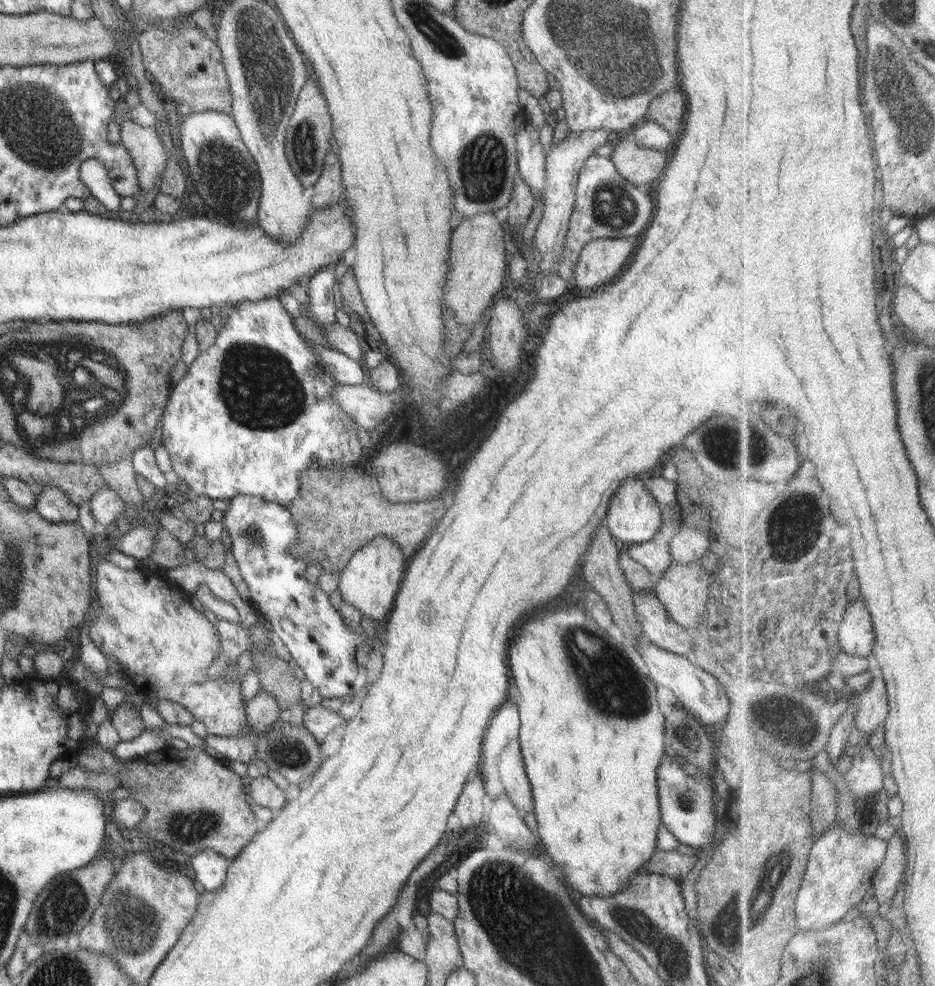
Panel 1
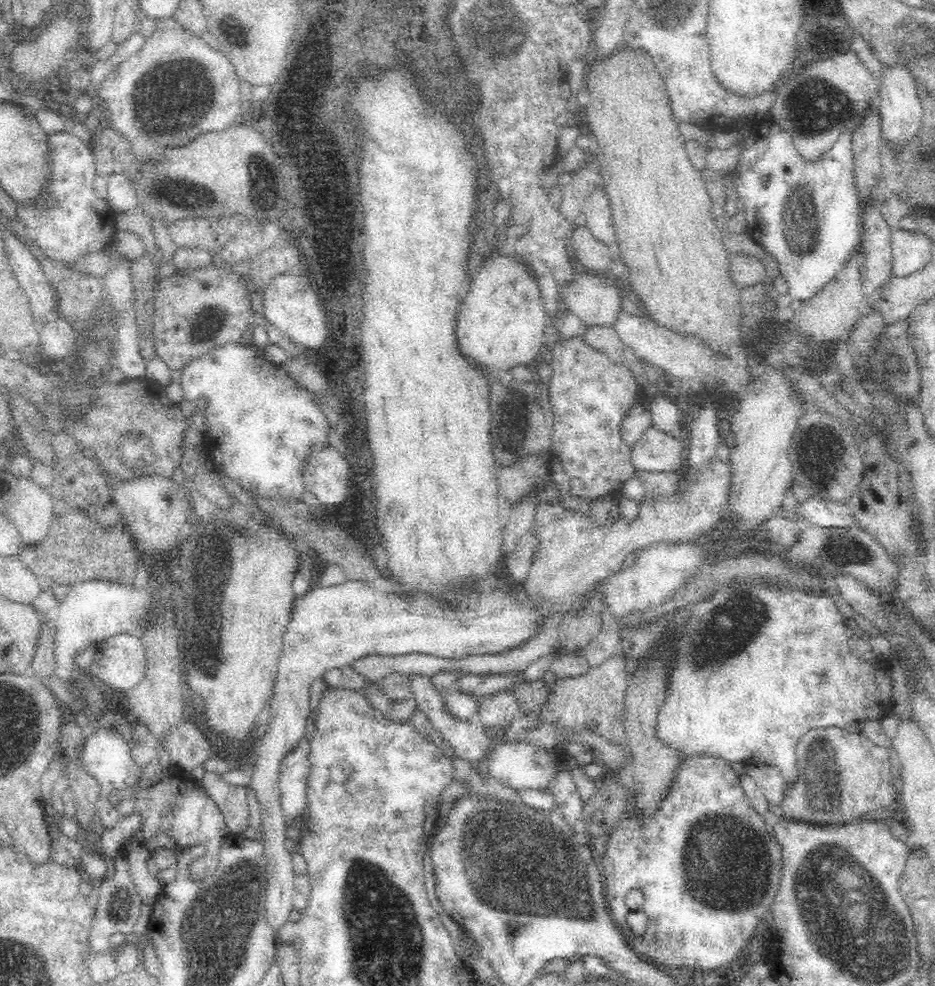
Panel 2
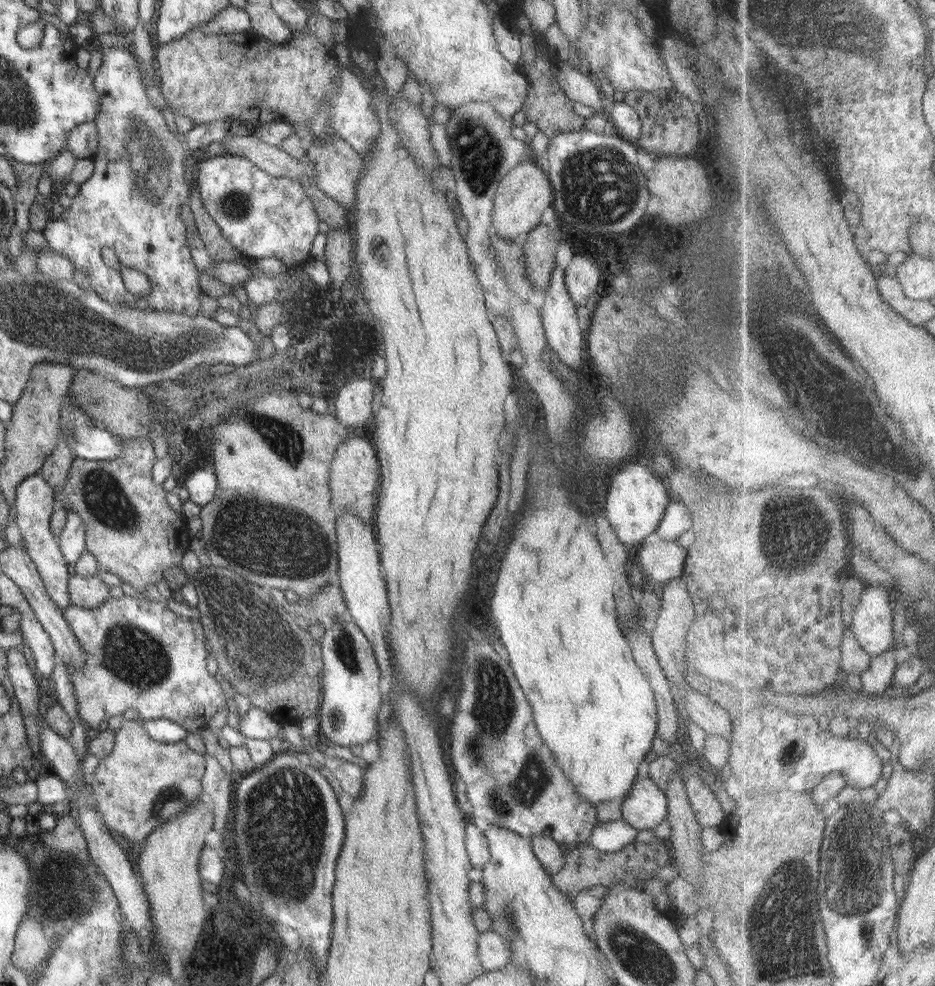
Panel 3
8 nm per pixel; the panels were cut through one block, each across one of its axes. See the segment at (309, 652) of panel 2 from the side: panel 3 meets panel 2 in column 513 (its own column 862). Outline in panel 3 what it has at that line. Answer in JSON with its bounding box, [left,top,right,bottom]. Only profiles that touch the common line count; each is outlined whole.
[854,585,895,657]

